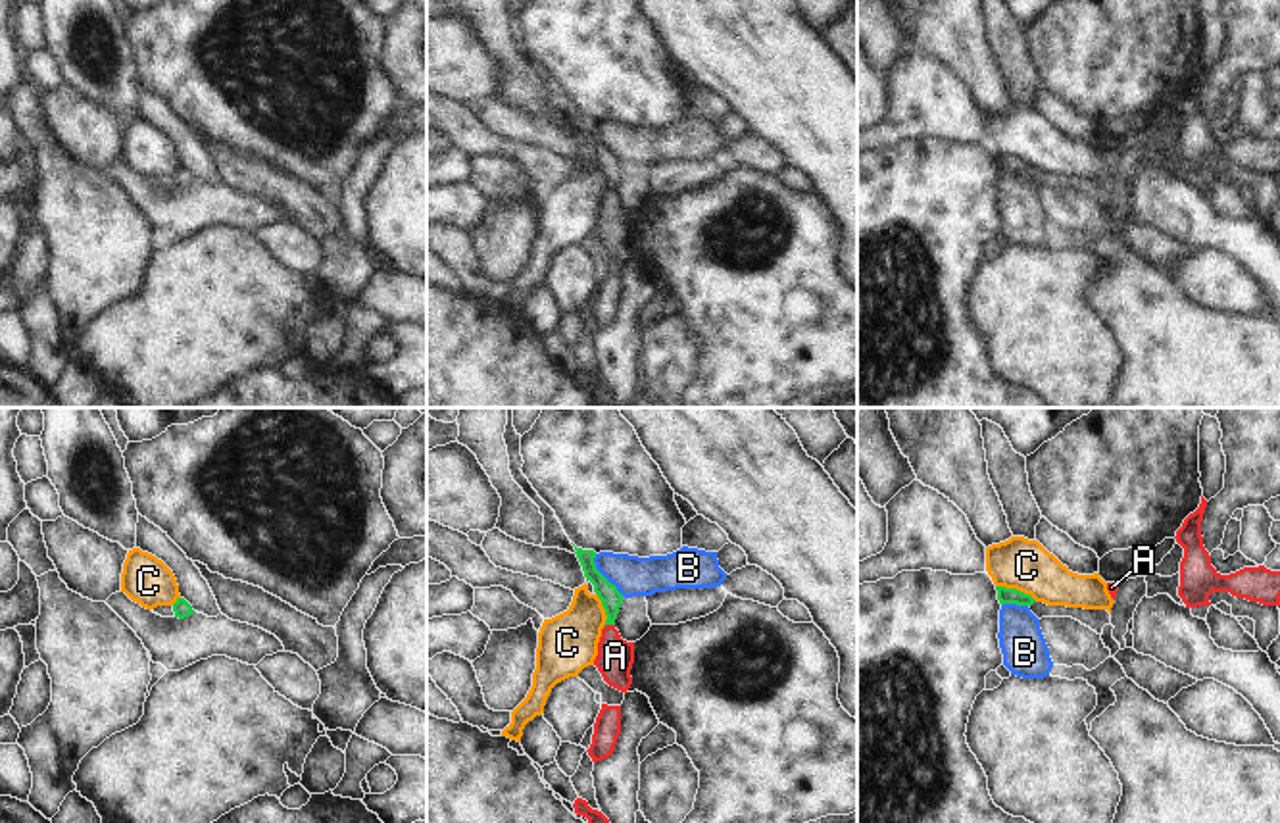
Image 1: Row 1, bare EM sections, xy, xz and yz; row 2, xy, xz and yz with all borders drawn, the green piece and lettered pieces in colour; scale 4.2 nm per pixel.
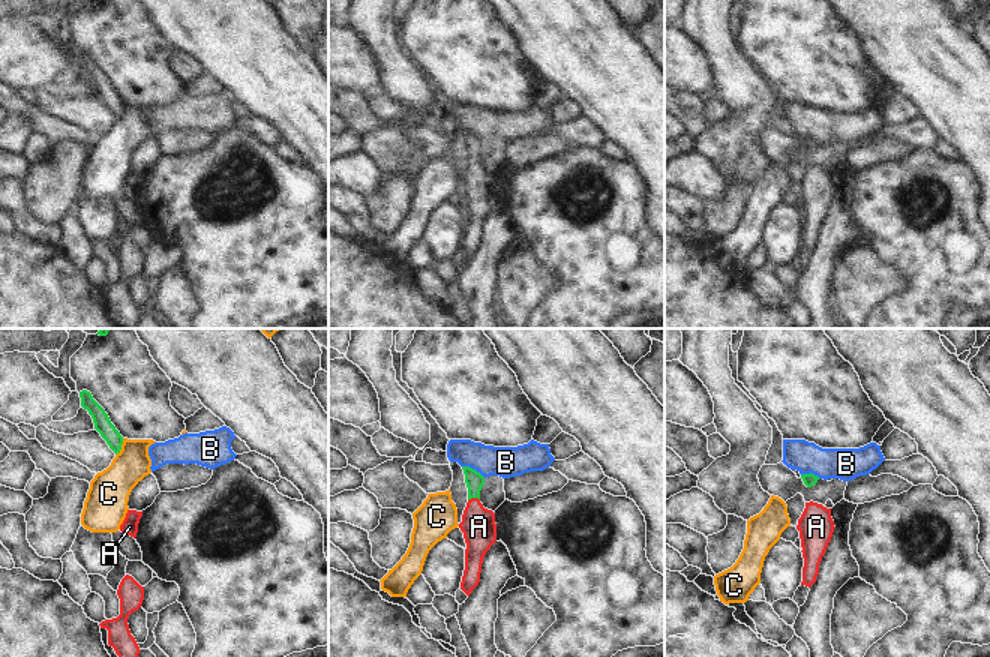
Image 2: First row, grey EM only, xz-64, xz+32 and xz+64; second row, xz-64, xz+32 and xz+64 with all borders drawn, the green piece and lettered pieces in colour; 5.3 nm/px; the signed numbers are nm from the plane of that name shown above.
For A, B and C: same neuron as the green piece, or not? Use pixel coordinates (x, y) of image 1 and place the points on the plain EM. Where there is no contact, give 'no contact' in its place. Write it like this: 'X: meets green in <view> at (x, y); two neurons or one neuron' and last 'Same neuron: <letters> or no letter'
A: meets green in xz at (608, 193); one neuron
B: meets green in xz at (602, 145); two neurons
C: meets green in yz at (1015, 158); two neurons
Same neuron: A

